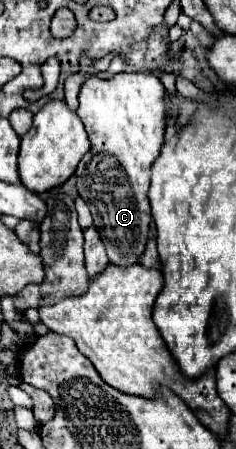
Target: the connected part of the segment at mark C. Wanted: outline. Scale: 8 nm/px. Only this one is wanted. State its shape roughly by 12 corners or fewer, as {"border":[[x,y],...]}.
{"border":[[151,73],[87,77],[79,197],[109,263],[139,263],[165,139]]}

